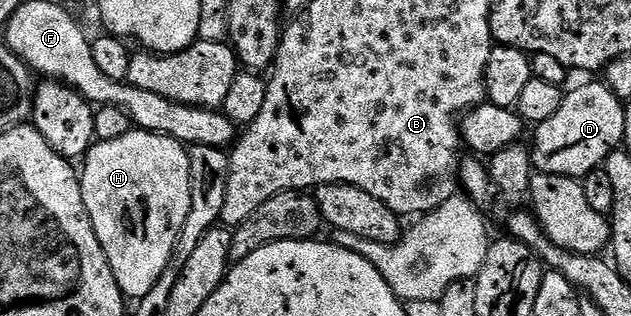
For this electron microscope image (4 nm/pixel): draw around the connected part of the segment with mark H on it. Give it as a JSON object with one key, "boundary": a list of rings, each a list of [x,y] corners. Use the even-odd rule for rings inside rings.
{"boundary":[[[137,127],[120,135],[120,139],[98,141],[84,158],[86,166],[81,166],[80,169],[84,207],[88,207],[96,239],[100,239],[100,247],[104,247],[104,255],[108,255],[108,263],[116,275],[116,283],[127,298],[137,299],[148,295],[148,291],[156,287],[156,279],[164,275],[164,267],[168,267],[172,259],[178,236],[184,227],[184,219],[188,219],[189,162],[187,146],[182,142]]]}

